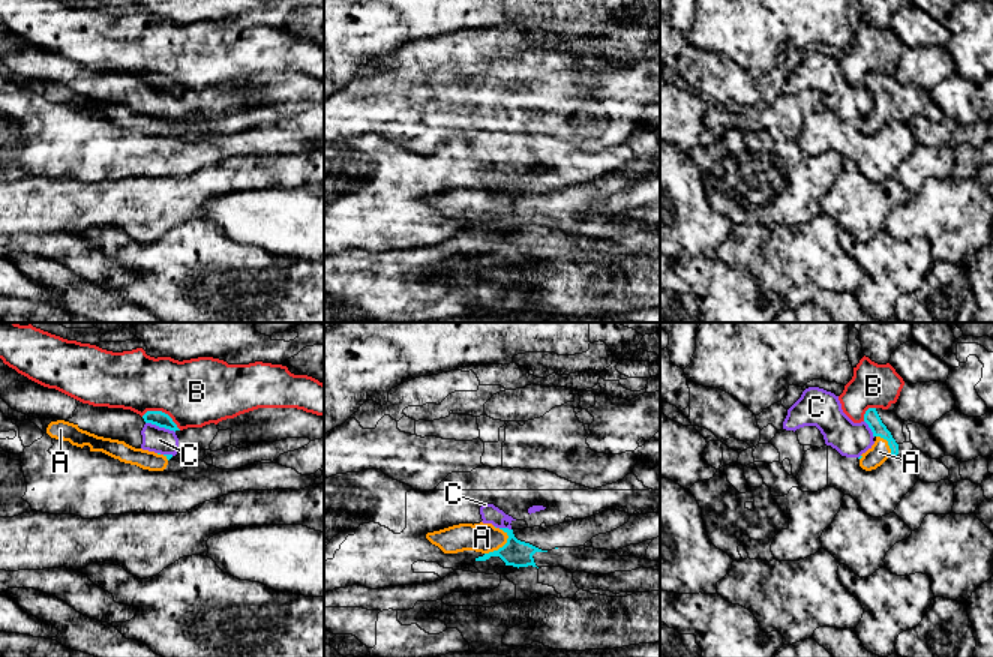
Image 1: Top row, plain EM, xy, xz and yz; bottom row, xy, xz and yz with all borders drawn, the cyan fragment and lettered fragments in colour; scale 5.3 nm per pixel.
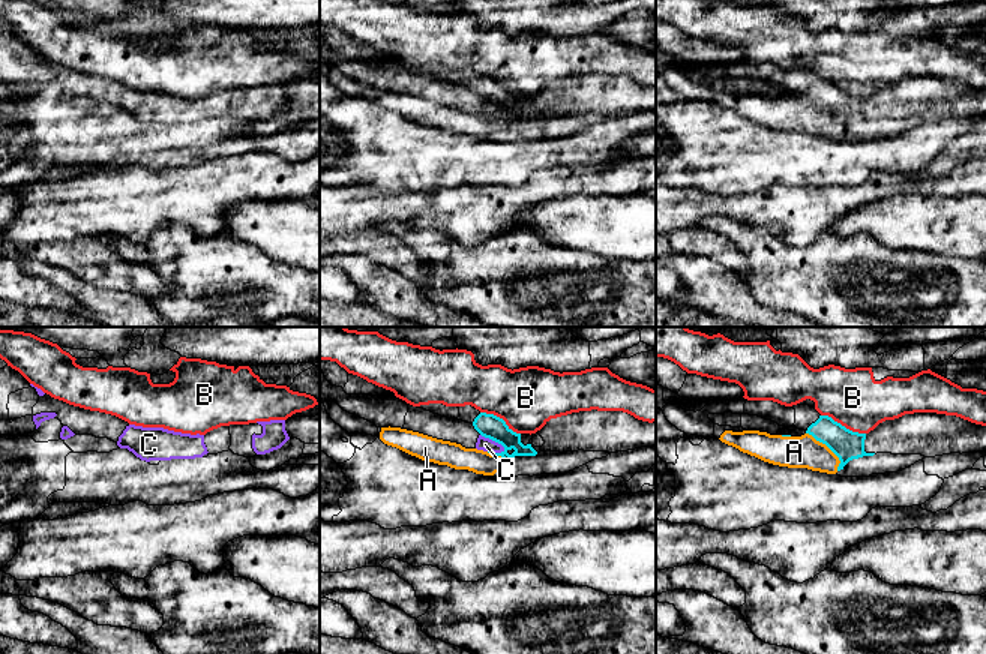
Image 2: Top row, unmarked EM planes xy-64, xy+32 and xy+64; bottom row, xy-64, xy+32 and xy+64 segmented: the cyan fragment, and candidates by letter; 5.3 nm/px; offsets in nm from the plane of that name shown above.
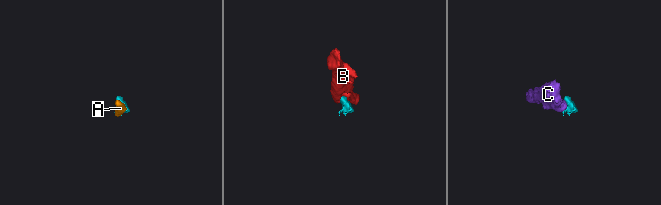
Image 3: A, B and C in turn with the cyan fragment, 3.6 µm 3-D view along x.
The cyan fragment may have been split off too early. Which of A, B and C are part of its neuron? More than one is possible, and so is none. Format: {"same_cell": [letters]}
{"same_cell": ["A"]}

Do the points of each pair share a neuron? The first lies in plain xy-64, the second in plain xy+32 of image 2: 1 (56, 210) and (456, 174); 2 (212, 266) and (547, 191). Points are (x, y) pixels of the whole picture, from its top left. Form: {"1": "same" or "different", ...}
{"1": "different", "2": "different"}

